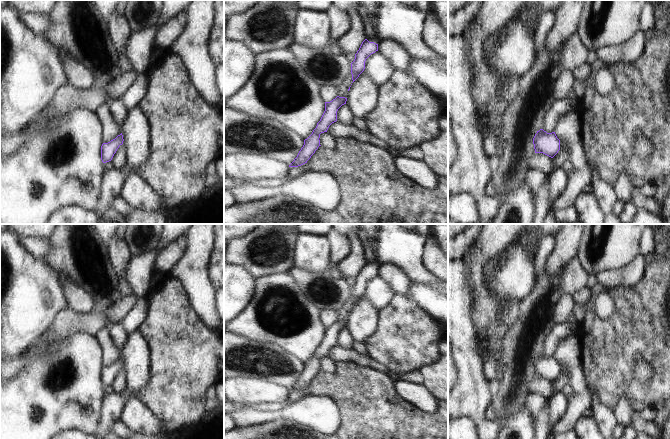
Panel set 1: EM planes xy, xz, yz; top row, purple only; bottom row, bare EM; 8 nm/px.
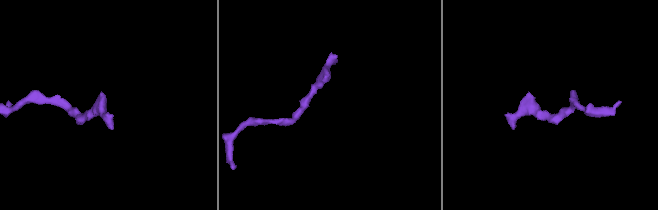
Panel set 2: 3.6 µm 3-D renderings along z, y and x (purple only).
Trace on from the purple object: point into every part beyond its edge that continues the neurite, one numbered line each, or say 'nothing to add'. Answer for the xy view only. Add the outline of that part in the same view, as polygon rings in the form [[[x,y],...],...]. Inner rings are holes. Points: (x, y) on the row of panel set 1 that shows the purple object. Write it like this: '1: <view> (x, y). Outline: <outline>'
nothing to add

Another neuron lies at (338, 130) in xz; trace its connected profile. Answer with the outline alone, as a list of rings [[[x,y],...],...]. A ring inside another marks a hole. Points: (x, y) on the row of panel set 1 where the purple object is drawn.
[[[338,121],[332,123],[327,132],[335,138],[354,138],[366,144],[374,145],[388,151],[391,147],[381,139],[370,133],[365,133],[362,128],[356,126],[347,126]]]

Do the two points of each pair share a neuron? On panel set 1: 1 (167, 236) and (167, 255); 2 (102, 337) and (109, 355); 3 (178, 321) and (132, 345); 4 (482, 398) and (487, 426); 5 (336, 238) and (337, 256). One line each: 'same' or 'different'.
1: different
2: same
3: different
4: same
5: same

